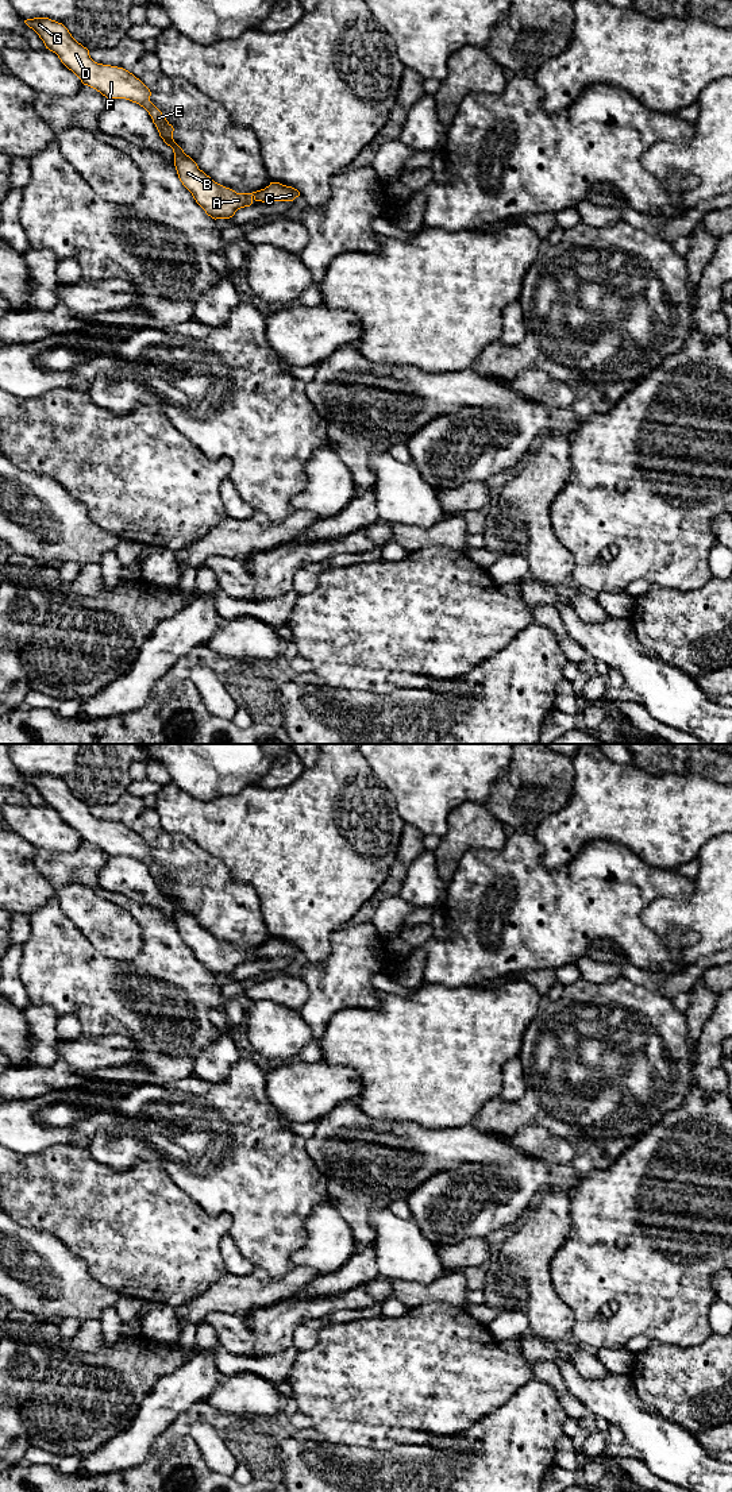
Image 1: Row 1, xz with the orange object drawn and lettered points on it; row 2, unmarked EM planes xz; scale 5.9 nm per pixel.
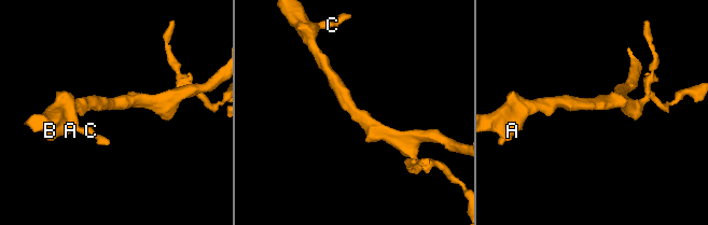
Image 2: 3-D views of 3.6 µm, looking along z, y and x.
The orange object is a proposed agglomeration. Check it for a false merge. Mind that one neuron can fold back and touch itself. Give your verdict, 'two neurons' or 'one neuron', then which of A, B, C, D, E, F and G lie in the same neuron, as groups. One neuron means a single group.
one neuron | A B C D E F G

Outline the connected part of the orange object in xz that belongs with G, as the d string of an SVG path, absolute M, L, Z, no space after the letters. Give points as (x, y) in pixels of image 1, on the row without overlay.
M49 774L27 775L24 779L39 791L46 805L55 809L84 841L96 845L107 855L126 855L136 859L149 868L159 892L173 905L180 937L212 975L230 975L238 965L250 963L254 956L262 959L293 957L300 952L297 945L280 938L270 938L265 945L253 949L236 949L215 938L174 898L173 882L150 857L151 848L139 834L123 824L95 818L89 806L78 799L62 779Z

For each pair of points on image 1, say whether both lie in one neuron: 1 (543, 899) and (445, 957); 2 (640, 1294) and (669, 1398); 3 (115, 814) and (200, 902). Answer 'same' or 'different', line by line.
1: same
2: different
3: same

